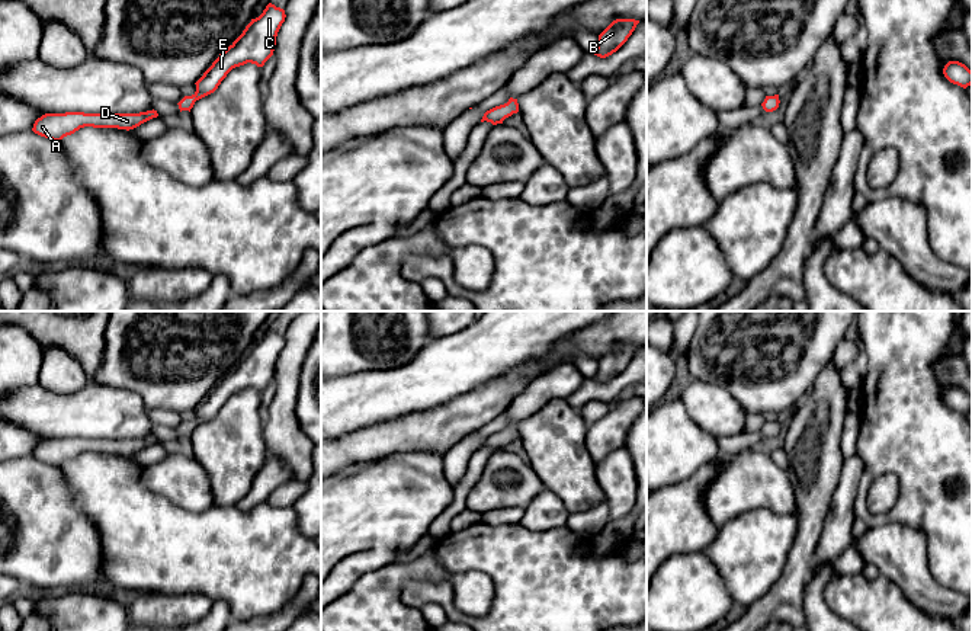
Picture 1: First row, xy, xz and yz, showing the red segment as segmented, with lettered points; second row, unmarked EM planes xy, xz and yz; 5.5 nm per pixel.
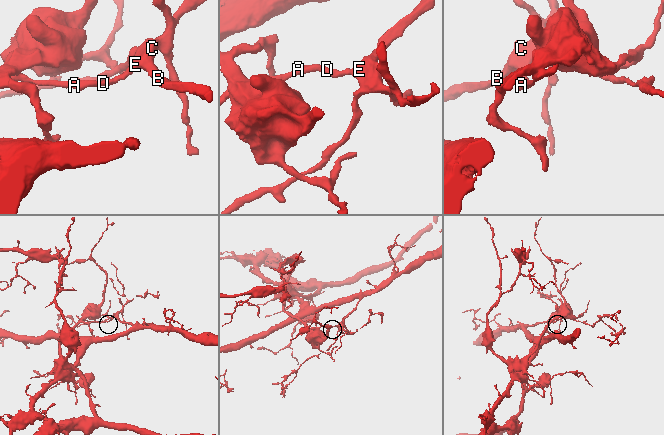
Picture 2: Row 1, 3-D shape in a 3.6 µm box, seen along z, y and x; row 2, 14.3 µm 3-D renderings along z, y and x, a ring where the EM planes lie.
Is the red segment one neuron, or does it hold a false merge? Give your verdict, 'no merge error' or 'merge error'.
merge error

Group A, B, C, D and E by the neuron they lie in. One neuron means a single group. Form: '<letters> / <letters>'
A D / B C E

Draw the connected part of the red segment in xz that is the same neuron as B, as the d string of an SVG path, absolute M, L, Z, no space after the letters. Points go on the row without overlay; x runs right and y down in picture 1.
M616 345L600 361L594 381L606 384L616 378L632 361L639 346Z

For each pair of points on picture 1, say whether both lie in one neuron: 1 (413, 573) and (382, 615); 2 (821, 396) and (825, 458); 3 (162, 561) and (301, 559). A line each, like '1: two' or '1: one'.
1: one
2: one
3: one

